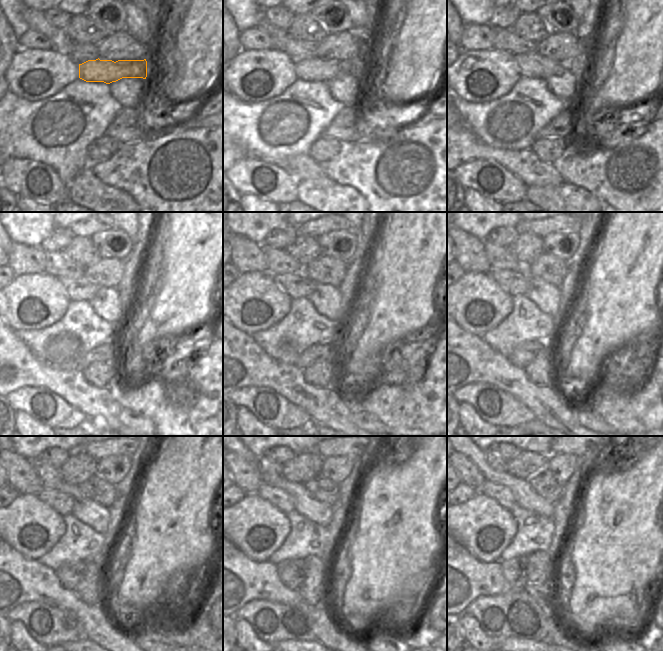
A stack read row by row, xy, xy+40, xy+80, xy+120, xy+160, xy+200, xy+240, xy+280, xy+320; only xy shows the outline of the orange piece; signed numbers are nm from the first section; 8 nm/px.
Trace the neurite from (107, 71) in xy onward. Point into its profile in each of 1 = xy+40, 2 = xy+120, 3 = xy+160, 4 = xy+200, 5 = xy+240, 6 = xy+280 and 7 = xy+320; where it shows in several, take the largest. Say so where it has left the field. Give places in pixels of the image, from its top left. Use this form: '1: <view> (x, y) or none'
1: xy+40 (315, 69)
2: xy+120 (78, 289)
3: xy+160 (298, 285)
4: xy+200 (515, 283)
5: xy+240 (61, 502)
6: xy+280 (276, 496)
7: xy+320 (501, 494)

